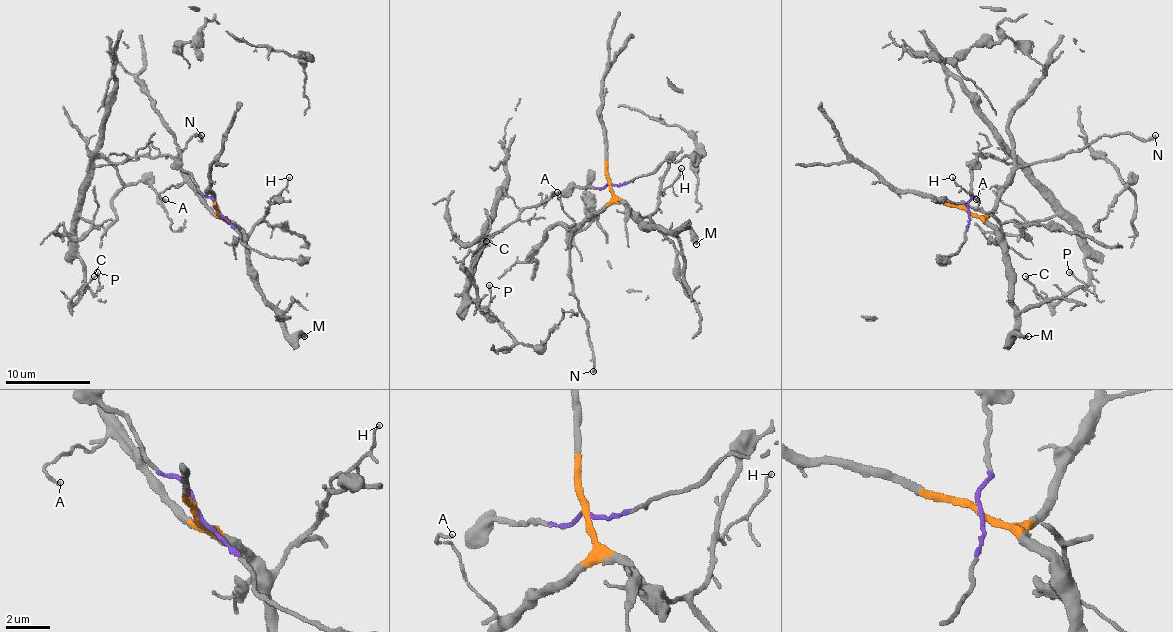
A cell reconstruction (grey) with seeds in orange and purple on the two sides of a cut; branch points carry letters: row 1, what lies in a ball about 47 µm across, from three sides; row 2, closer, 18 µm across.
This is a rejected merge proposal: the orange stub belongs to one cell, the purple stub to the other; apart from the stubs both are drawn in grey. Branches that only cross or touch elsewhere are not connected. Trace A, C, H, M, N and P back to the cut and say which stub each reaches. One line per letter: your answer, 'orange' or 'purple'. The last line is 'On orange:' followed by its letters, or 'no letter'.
A: orange
C: purple
H: orange
M: orange
N: orange
P: purple
On orange: A, H, M, N

